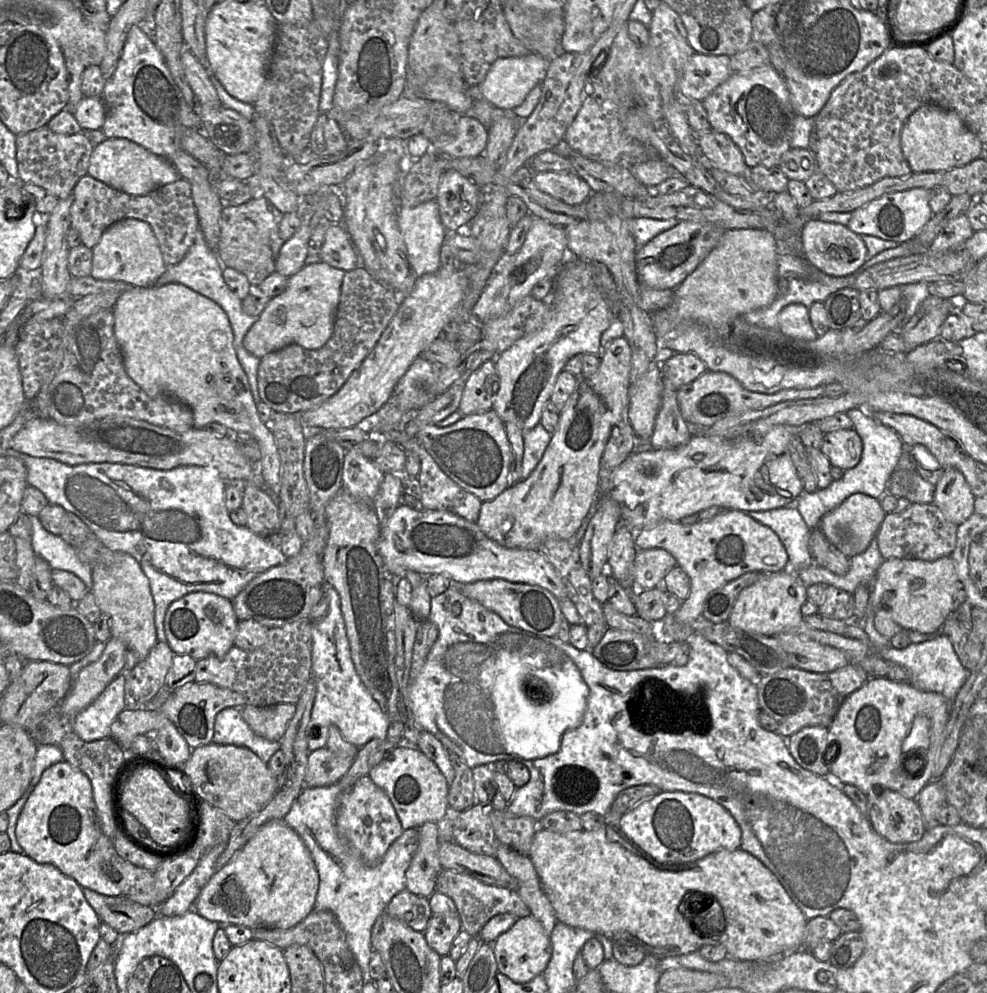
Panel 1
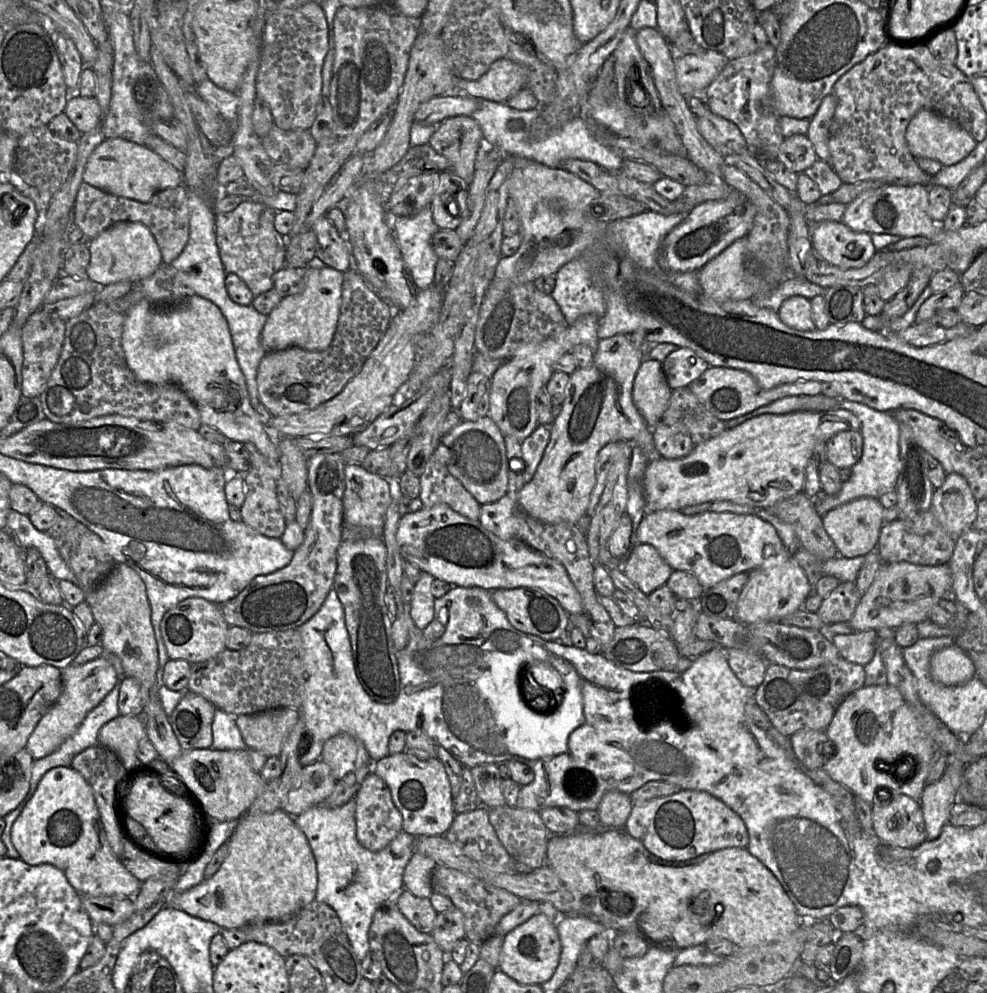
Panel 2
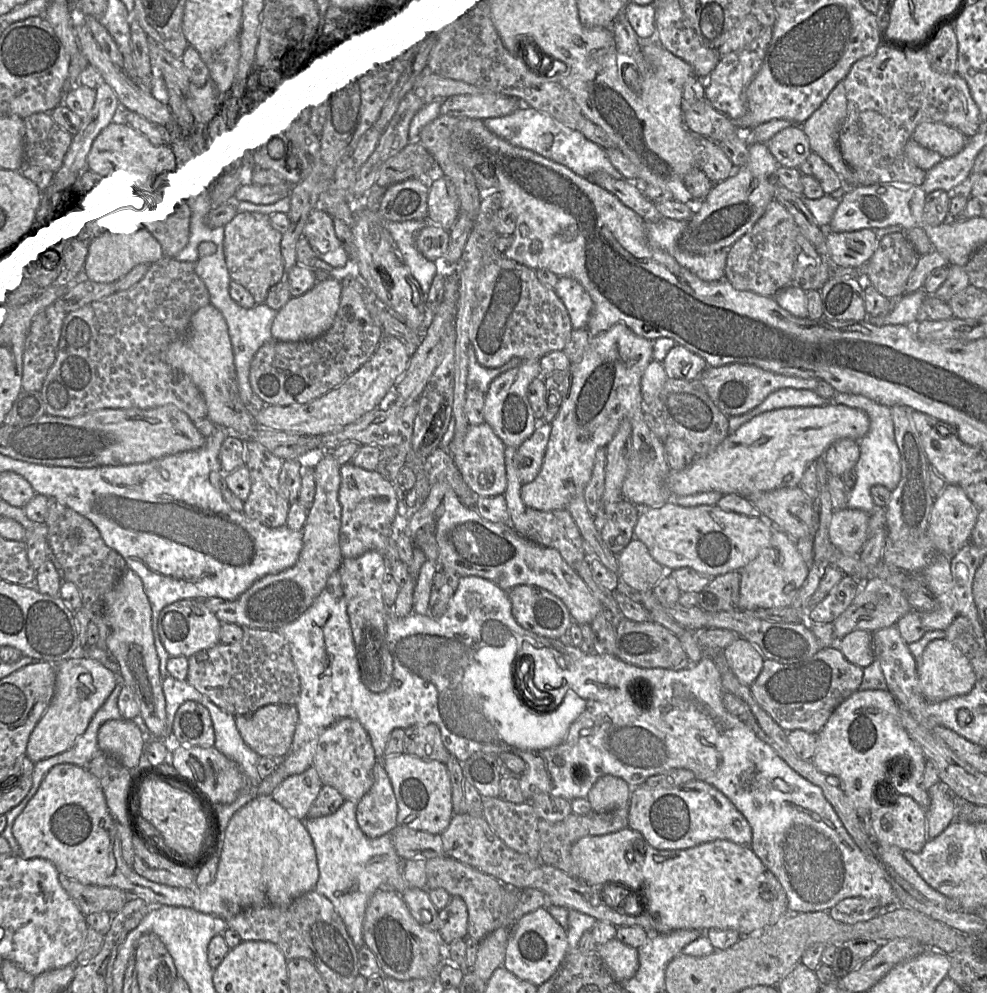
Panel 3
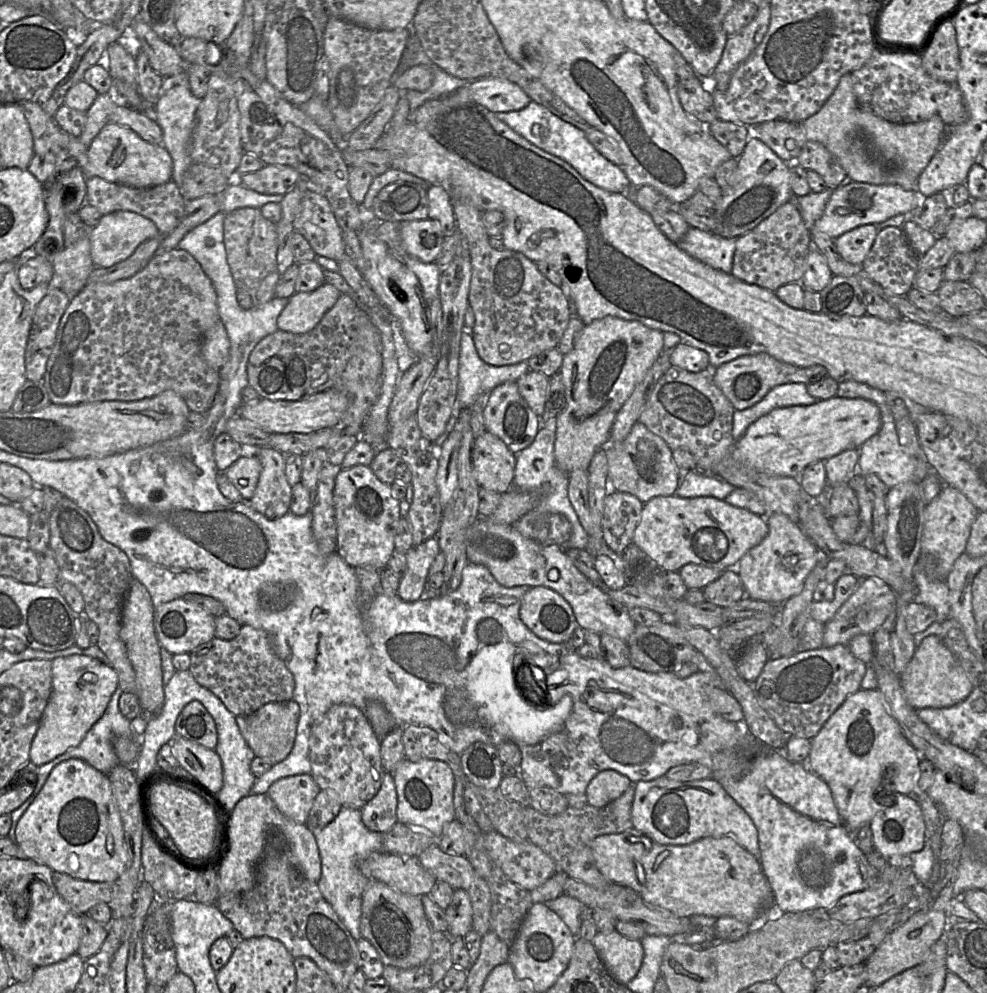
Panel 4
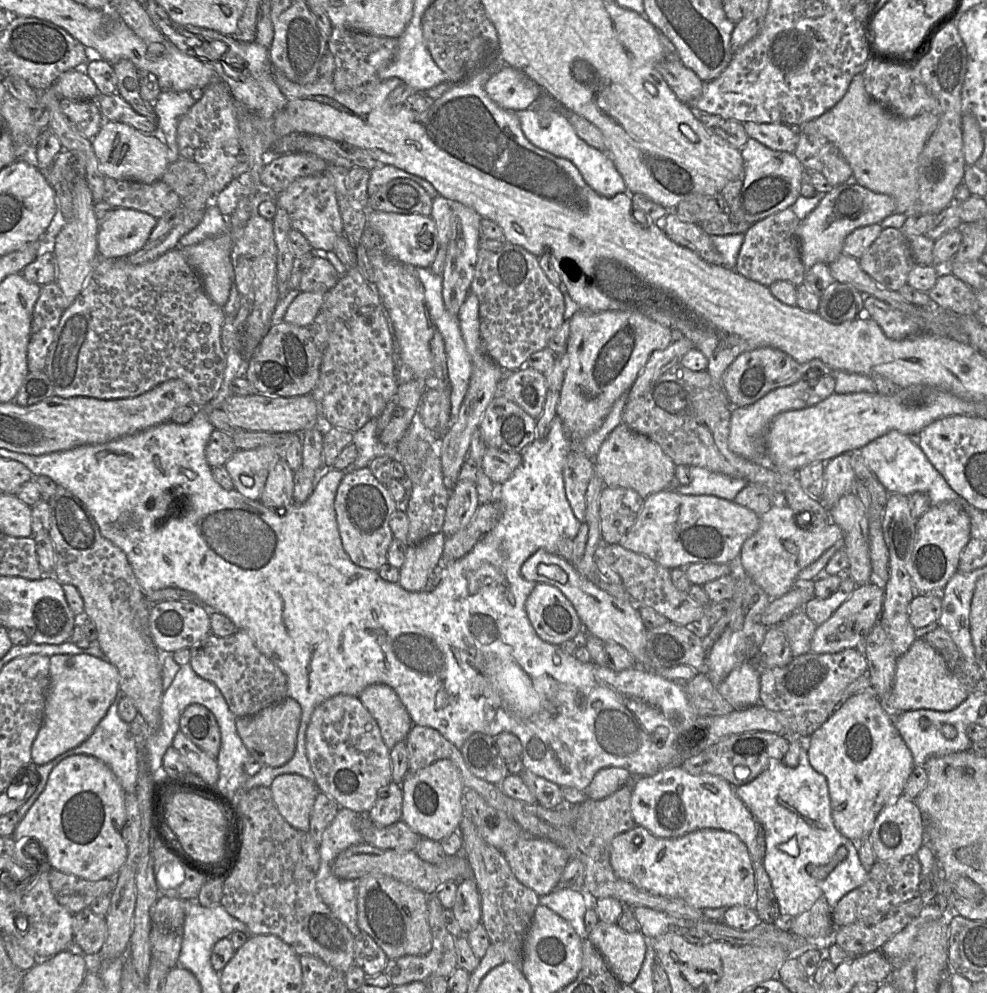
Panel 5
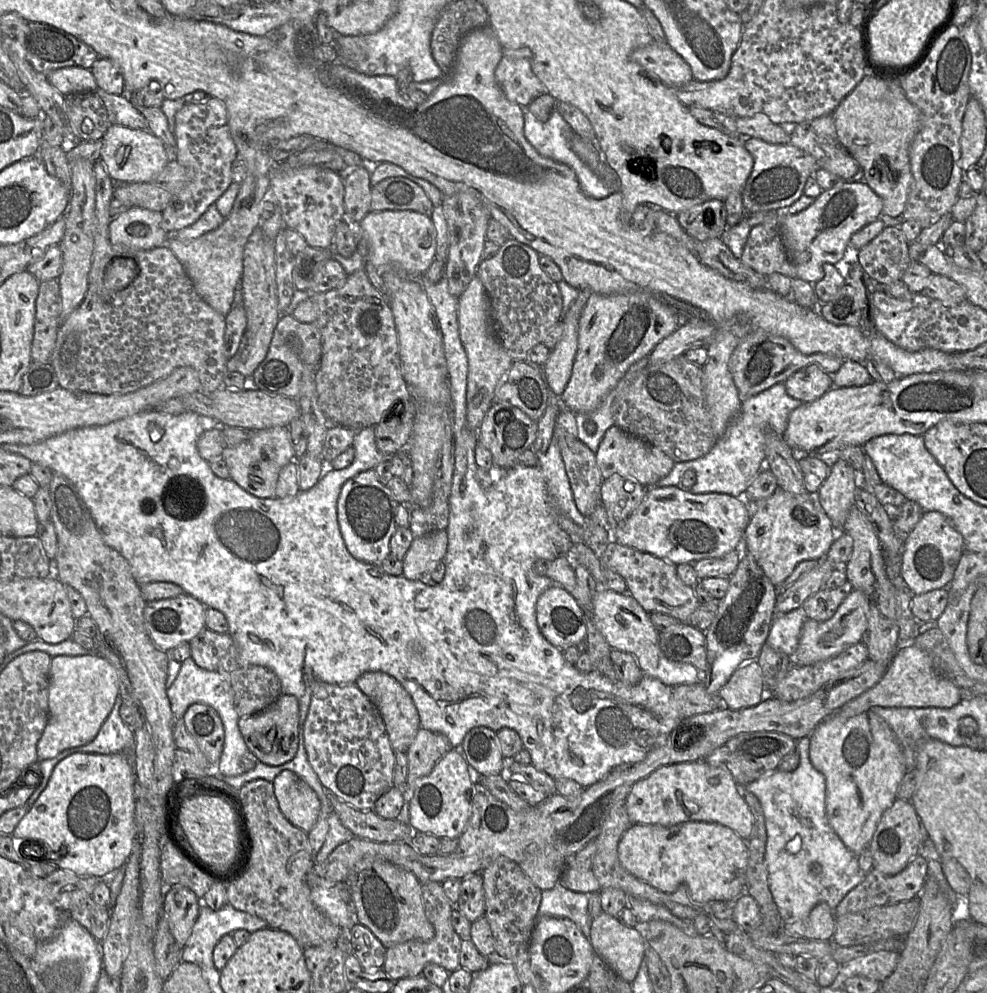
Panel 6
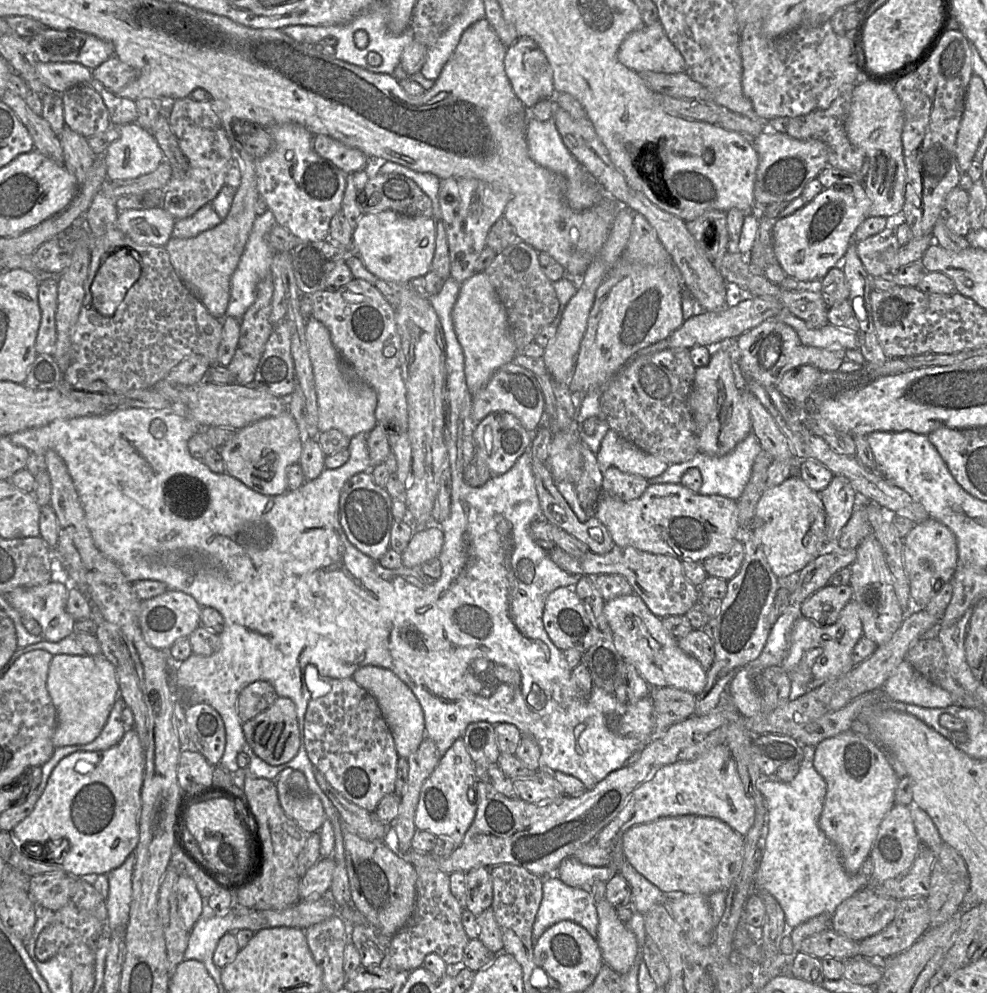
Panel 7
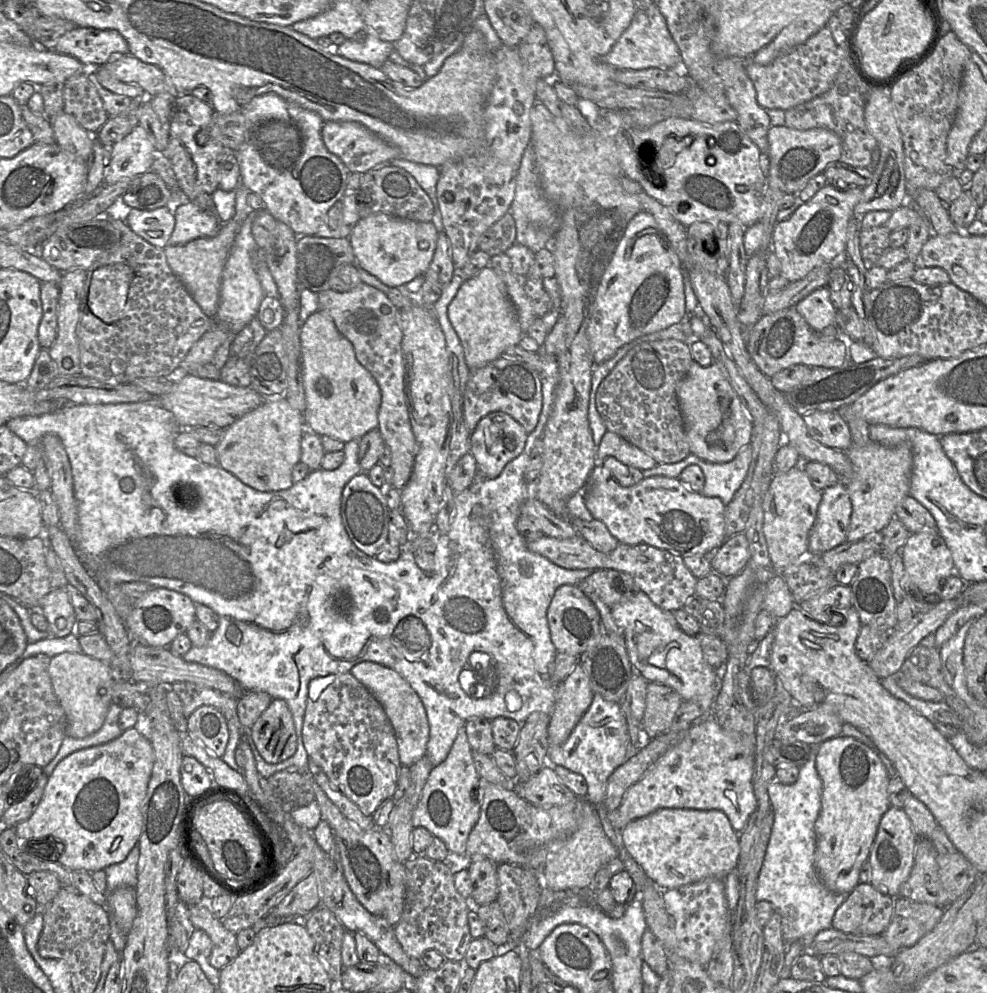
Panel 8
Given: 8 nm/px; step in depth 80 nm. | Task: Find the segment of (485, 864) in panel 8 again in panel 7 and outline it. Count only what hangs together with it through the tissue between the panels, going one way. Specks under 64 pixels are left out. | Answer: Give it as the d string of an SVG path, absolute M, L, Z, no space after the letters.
M478 867L466 873L464 908L476 917L489 908L493 900L490 868Z

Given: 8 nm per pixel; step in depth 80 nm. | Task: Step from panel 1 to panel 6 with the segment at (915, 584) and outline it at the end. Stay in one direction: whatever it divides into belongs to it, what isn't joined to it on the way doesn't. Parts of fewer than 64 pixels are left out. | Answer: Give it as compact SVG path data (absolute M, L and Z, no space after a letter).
M856 589L843 600L829 620L817 622L808 618L801 629L797 650L790 656L791 664L809 666L837 656L848 647L862 641L867 628L867 601L864 594Z

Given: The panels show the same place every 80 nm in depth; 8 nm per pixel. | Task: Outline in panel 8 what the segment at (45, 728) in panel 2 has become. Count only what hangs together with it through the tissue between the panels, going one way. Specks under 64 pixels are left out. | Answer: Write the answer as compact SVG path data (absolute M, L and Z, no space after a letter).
M63 652L51 658L48 672L54 693L65 712L66 735L81 739L98 731L112 703L114 669L111 665L83 652Z

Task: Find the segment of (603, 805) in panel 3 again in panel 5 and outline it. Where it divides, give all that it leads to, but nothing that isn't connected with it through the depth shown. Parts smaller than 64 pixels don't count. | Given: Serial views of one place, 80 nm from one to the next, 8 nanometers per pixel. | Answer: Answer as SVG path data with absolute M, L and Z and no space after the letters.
M607 767L599 770L584 791L588 799L593 801L603 800L626 784L633 782L632 774L620 767Z

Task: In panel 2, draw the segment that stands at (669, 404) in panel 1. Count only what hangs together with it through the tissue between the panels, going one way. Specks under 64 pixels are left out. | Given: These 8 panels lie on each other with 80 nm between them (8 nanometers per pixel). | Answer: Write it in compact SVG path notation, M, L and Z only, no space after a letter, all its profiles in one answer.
M663 422L652 428L655 447L665 459L679 459L687 456L694 444L683 426L666 425Z

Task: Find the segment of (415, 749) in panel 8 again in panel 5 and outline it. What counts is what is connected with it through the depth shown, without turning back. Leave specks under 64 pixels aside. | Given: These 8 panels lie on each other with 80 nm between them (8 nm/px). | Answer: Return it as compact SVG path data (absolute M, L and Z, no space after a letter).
M382 683L371 684L361 692L359 698L377 721L389 749L406 740L414 723L392 687Z

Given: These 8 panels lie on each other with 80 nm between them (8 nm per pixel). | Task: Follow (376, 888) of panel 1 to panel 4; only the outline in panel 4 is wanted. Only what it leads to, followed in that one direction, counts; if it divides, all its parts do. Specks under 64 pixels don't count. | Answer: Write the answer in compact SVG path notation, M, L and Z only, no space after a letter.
M343 806L336 818L319 832L314 832L314 836L321 858L321 877L317 883L319 891L357 941L362 937L362 895L371 882L360 872L359 862L373 852L384 851L384 833L366 827L361 809Z

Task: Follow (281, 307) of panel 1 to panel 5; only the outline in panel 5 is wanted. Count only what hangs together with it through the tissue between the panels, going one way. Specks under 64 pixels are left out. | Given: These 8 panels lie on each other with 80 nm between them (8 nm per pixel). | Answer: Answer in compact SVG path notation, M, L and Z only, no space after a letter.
M301 292L289 305L283 321L295 326L308 326L321 311L325 292Z

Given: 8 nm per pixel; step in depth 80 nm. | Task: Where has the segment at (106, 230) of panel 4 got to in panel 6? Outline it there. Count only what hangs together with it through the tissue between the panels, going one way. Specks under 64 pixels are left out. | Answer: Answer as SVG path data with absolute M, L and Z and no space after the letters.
M132 207L110 222L110 242L118 247L134 250L163 246L173 234L161 228L162 218L162 212Z

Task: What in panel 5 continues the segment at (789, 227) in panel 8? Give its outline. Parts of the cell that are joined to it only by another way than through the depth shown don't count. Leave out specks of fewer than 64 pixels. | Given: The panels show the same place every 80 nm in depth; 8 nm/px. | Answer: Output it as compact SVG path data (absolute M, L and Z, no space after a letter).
M841 184L833 187L818 206L803 220L798 229L802 263L808 271L814 264L830 264L842 253L845 238L854 230L871 224L881 223L895 213L893 197L873 192L859 184Z

